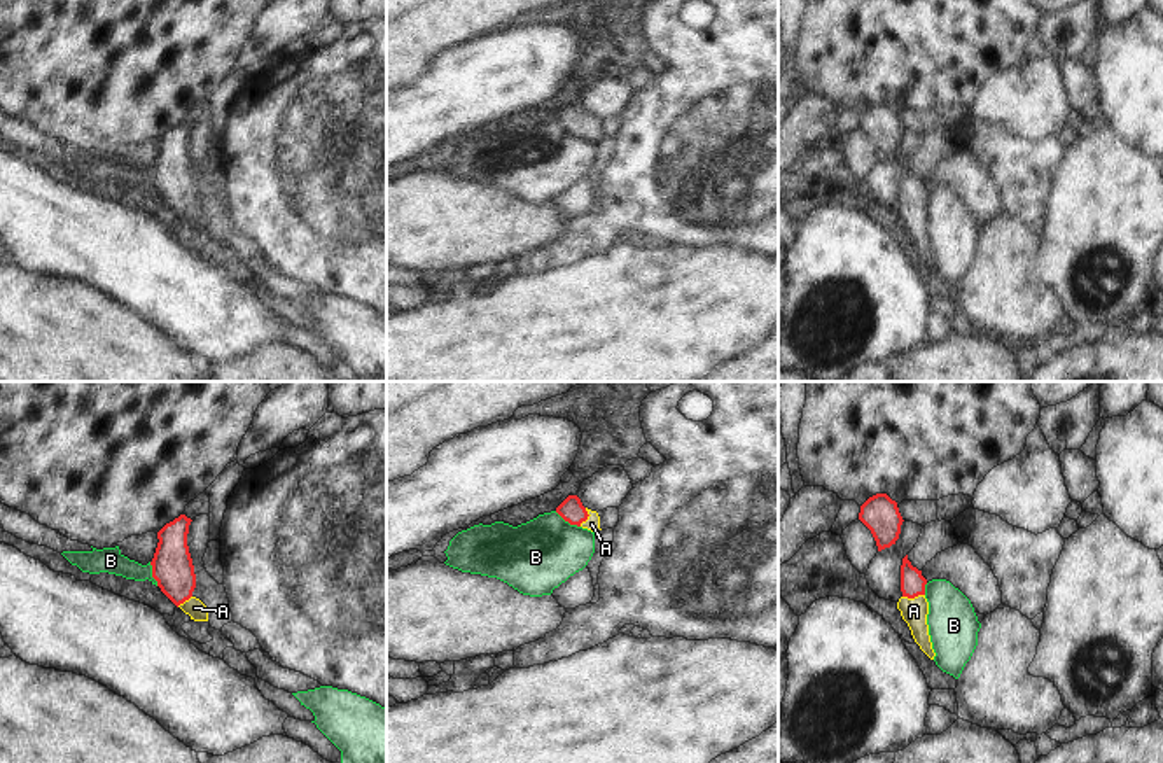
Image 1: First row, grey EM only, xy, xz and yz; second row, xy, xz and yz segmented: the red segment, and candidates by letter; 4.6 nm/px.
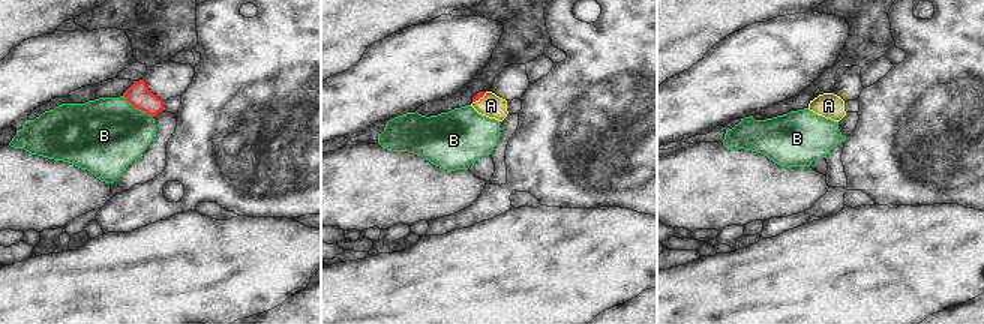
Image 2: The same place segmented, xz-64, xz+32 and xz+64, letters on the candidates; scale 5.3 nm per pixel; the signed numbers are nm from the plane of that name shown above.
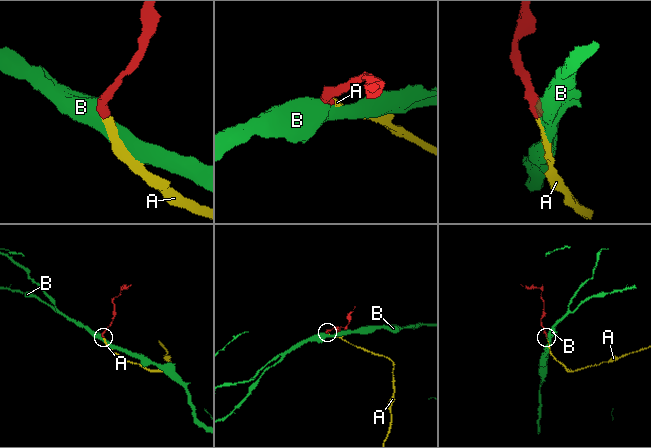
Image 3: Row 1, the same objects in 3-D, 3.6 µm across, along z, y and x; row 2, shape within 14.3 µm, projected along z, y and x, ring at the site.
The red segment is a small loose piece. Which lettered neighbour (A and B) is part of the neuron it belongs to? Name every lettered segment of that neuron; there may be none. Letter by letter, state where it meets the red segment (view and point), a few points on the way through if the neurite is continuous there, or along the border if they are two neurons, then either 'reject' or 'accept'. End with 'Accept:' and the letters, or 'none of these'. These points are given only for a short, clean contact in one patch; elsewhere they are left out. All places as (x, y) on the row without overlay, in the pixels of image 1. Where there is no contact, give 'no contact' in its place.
A: meets red in yz at (913, 205); runs through yz (913, 191), (913, 205), (913, 219); accept
B: meets red in xz at (567, 128); border along xz (555, 119), (579, 135); reject
Accept: A

